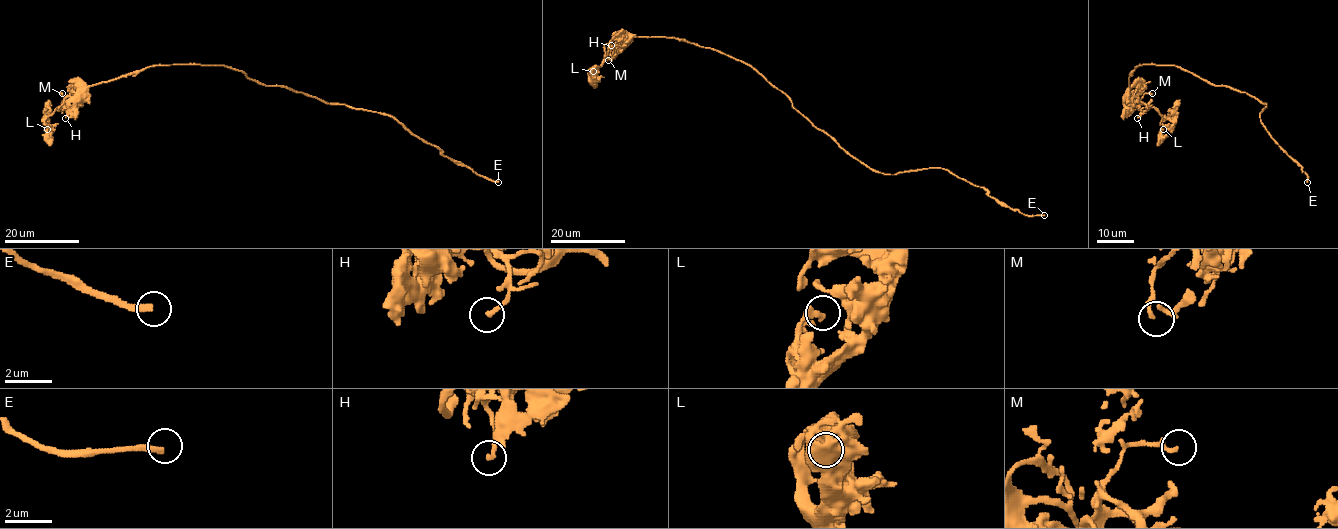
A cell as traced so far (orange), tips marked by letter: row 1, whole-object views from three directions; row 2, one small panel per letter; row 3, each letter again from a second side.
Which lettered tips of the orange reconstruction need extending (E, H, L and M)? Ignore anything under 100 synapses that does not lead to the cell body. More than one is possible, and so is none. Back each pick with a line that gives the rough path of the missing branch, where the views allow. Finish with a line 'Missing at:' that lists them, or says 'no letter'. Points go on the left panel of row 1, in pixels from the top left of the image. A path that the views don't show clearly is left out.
Missing at: E

